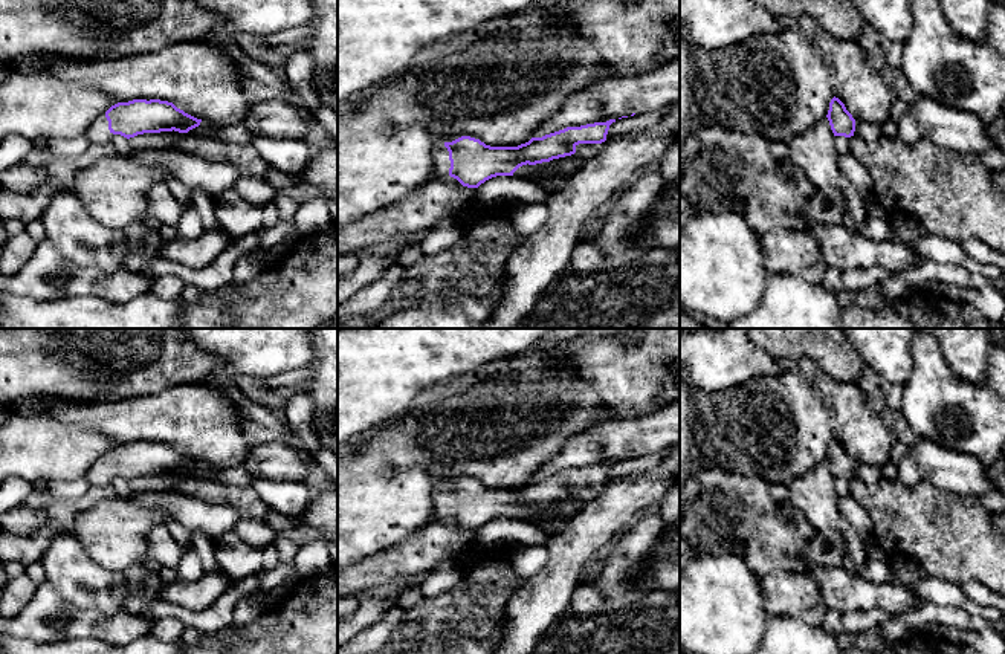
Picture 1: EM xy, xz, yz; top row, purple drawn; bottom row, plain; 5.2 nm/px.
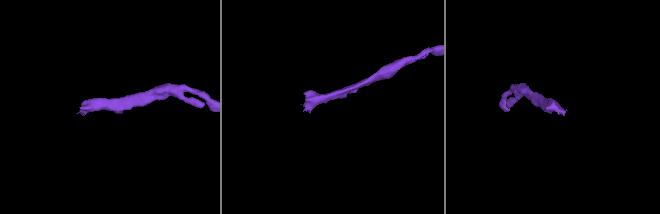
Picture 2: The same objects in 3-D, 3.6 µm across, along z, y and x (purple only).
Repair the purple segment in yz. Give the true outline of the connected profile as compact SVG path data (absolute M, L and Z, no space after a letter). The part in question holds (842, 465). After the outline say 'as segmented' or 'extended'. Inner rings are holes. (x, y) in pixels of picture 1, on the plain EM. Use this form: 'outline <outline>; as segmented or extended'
outline M832 440L826 457L834 478L860 478L869 486L883 480L881 466L855 463L839 440Z; extended

